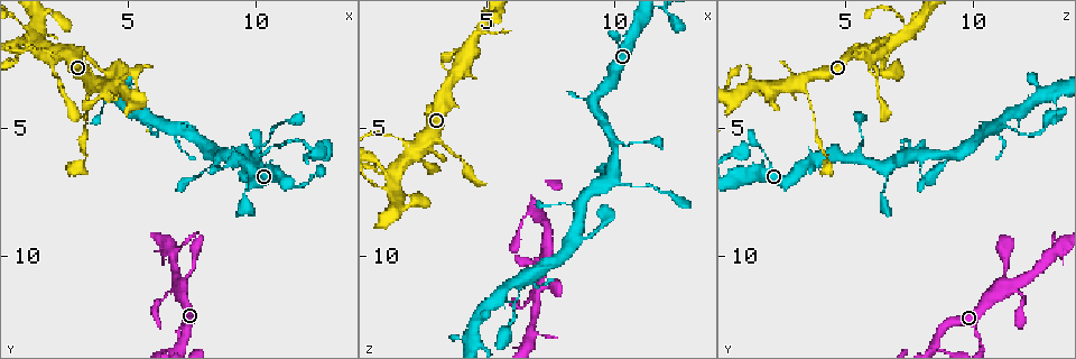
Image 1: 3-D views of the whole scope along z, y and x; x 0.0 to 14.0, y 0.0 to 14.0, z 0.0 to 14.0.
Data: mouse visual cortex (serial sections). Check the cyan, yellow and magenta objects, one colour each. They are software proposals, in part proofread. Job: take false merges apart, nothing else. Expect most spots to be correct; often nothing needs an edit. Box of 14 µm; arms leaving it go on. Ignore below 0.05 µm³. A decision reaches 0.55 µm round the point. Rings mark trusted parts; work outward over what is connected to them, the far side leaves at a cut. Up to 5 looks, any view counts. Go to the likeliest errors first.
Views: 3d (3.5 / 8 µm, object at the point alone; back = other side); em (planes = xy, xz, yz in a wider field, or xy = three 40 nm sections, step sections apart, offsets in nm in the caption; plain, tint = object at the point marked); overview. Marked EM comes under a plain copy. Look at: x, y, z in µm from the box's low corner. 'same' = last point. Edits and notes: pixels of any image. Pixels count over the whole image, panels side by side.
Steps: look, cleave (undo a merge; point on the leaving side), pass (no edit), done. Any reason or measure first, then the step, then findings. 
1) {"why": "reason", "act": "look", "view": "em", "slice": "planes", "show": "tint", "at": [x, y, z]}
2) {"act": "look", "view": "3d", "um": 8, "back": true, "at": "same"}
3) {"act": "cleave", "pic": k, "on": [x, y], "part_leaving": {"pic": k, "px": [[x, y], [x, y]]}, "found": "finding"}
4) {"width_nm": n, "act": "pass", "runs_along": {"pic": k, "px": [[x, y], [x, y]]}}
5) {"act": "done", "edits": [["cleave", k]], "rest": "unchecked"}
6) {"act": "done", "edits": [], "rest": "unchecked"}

{"why": "a narrow waist", "act": "look", "view": "3d", "um": 3.5, "at": [1.4, 1.9, 5.3]}

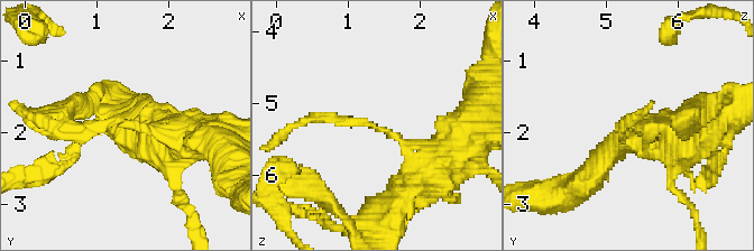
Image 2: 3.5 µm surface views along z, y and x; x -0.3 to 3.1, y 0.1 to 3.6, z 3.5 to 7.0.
{"arm_widths_nm": [150, 200], "act": "look", "view": "em", "slice": "planes", "show": "tint", "at": [1.40, 1.90, 5.35]}

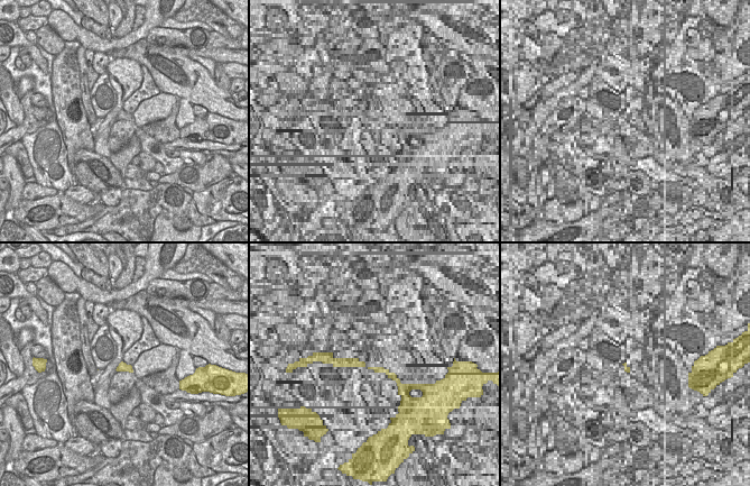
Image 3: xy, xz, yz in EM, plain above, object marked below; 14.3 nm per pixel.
{"act": "pass", "runs_along": {"pic": 2, "px": [[167, 135], [161, 124], [51, 124]]}, "found": "one cell here"}

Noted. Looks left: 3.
{"why": "two arms in line, one across", "act": "look", "view": "3d", "um": 8, "at": [9.9, 6.2, 5.4]}

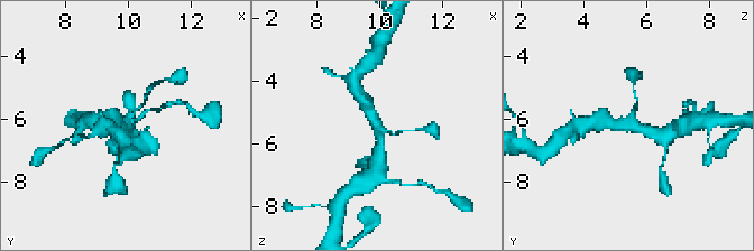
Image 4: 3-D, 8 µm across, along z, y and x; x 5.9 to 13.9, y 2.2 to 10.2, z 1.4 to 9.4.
{"act": "look", "view": "em", "slice": "xy", "step": 3, "show": "tint", "at": [10.0, 6.2, 5.4]}

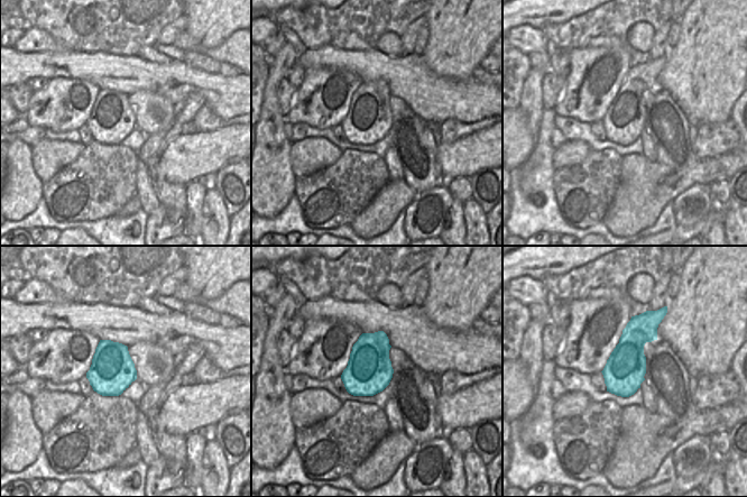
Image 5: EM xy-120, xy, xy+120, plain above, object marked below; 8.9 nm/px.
{"arm_widths_nm": [150, 350, 400], "act": "pass", "runs_along": {"pic": 4, "px": [[361, 98], [380, 133], [378, 155]]}, "found": "one cell here"}

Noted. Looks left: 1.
{"act": "done", "edits": [], "rest": "unchecked"}

